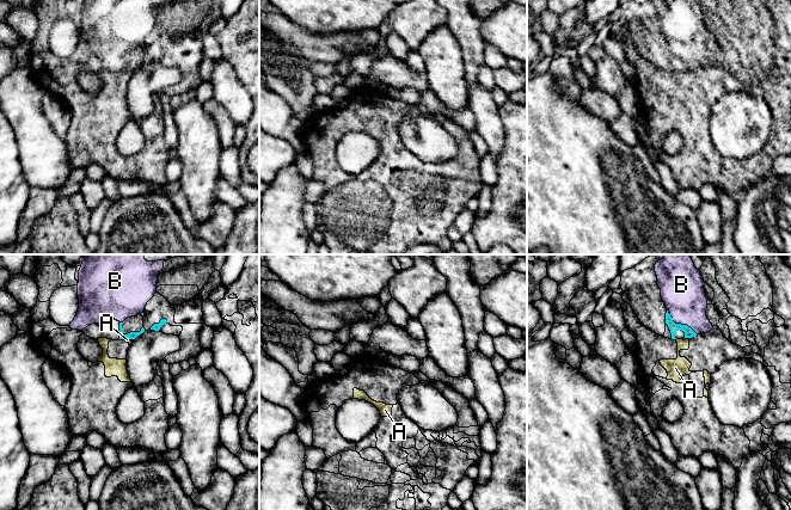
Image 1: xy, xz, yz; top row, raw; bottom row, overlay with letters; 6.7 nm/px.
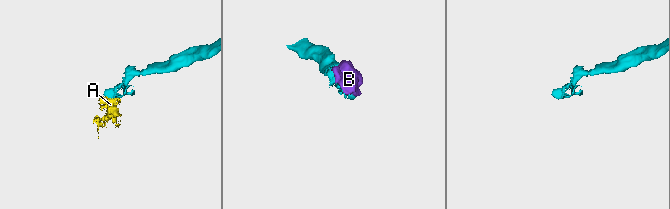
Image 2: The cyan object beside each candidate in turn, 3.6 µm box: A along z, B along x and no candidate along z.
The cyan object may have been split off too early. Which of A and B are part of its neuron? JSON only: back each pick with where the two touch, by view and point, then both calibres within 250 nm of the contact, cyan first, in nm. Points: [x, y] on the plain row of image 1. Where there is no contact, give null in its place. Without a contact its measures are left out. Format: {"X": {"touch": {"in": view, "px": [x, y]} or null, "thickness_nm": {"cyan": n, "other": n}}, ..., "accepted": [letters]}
{"A": {"touch": {"in": "xy", "px": [126, 69]}, "thickness_nm": {"cyan": 50, "other": 30}}, "B": {"touch": {"in": "yz", "px": [680, 56]}, "thickness_nm": {"cyan": 60, "other": 300}}, "accepted": ["A", "B"]}

